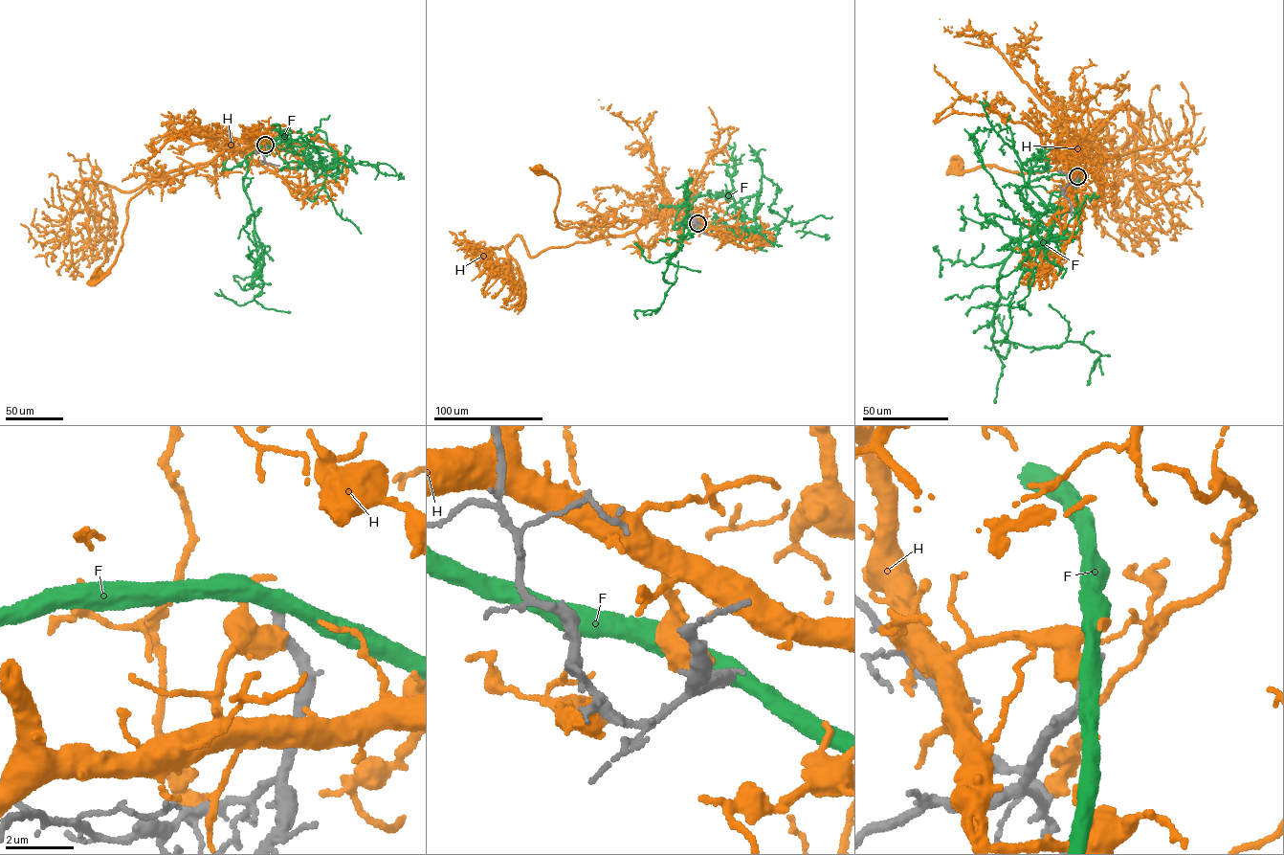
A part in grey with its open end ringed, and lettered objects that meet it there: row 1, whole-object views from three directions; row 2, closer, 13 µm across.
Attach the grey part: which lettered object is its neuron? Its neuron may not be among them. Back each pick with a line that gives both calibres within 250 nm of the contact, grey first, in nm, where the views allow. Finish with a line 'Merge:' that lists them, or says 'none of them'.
Merge: none of them

